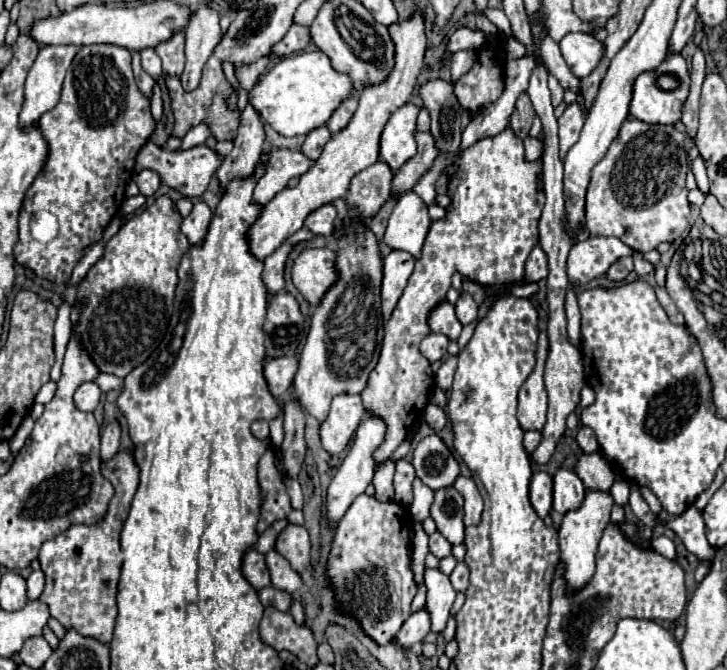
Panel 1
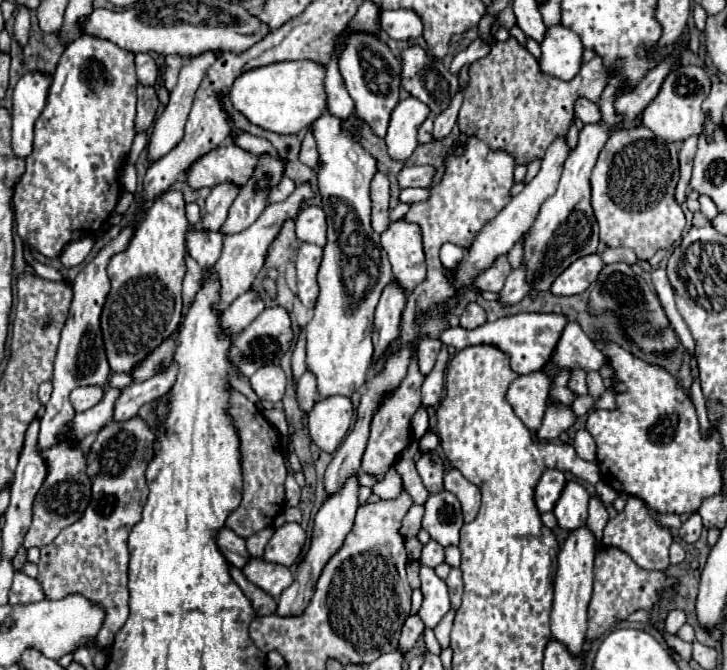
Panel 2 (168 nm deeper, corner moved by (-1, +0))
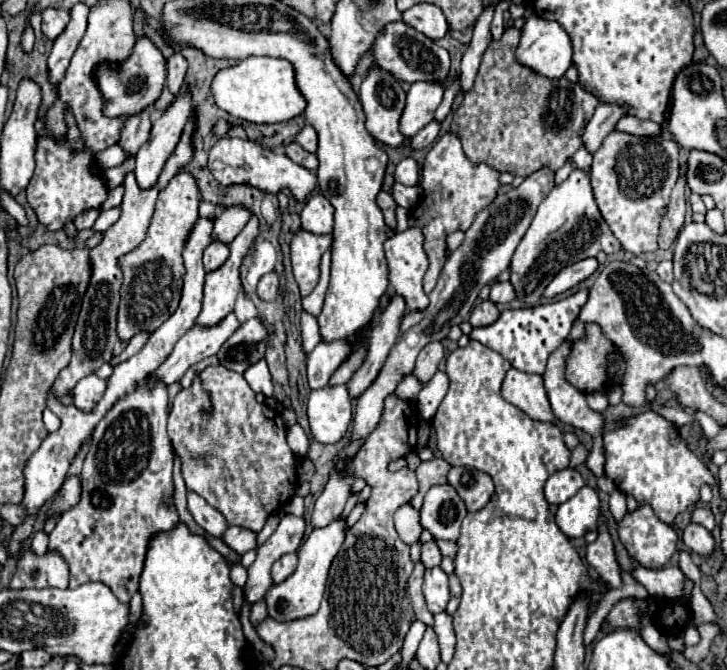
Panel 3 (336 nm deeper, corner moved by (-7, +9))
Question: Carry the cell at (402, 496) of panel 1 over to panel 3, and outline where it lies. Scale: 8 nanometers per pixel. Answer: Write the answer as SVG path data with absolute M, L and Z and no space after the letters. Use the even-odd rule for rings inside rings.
M435 457L431 461L423 461L419 467L417 467L417 481L419 481L419 493L411 499L411 507L413 509L421 509L421 503L423 503L423 495L433 487L433 485L439 485L439 483L447 483L447 473L449 473L451 465L441 459L441 457Z

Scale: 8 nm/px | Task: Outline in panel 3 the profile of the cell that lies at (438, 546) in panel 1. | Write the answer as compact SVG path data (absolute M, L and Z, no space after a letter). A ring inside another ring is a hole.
M427 541L421 545L421 563L425 565L425 569L437 567L441 563L441 553L439 553L435 541Z

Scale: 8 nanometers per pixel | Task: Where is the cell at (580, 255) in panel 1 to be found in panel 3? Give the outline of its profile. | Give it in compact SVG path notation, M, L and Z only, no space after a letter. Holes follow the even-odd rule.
M583 259L583 261L577 261L569 267L561 269L561 273L557 277L553 277L553 281L547 285L543 297L555 297L555 295L575 287L577 283L585 281L595 269L597 269L597 259Z

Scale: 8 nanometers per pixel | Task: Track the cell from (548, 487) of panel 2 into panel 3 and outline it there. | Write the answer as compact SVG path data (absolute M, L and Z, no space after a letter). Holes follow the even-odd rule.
M563 469L553 473L545 485L545 497L549 503L561 505L571 499L585 485L583 477L575 469Z

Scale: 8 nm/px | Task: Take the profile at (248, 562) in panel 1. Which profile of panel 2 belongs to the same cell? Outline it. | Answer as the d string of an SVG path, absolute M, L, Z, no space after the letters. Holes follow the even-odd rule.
M223 528L217 536L217 544L219 550L223 552L223 556L227 558L229 564L233 564L235 568L243 568L251 558L247 558L247 546L245 546L245 538L239 538L235 532L231 532L229 528Z

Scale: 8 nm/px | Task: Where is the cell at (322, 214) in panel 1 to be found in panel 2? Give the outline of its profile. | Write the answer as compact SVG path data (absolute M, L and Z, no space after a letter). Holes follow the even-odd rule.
M305 206L295 220L295 232L301 242L325 246L327 222L323 210L319 206Z

